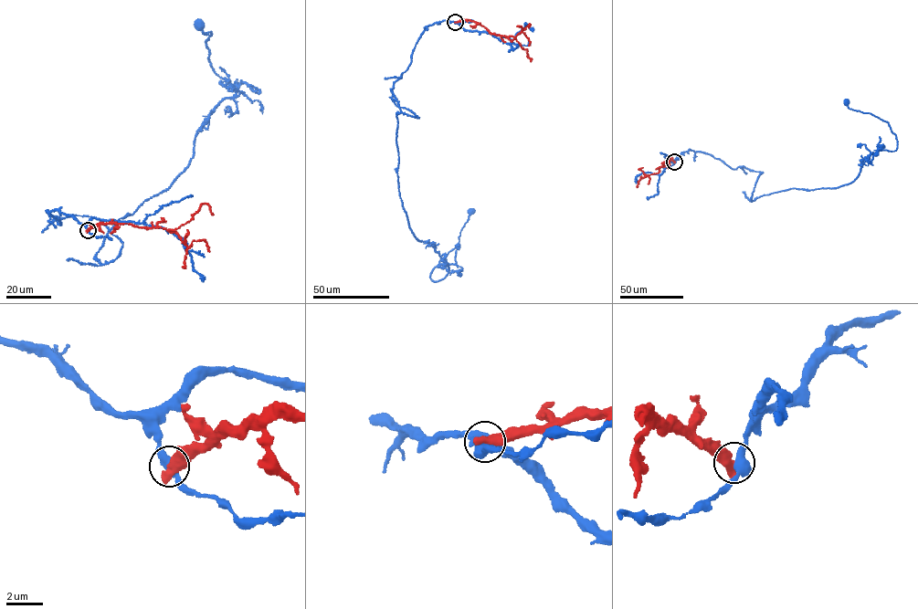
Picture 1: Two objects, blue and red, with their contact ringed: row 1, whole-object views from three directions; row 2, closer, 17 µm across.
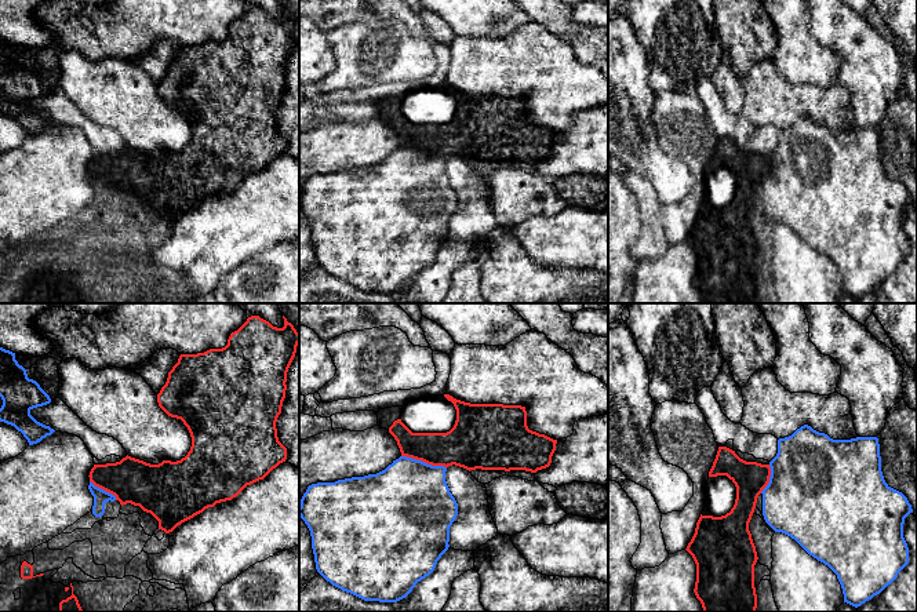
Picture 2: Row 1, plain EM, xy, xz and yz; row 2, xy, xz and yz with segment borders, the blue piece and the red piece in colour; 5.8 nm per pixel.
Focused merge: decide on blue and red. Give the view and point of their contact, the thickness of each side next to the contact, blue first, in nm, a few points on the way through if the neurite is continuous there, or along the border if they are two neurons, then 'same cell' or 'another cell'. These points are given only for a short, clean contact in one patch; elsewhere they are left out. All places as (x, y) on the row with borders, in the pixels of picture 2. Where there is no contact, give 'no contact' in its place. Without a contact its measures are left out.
xz (424, 462) | 480/240 nm | along xz (401, 455), (446, 467) | another cell

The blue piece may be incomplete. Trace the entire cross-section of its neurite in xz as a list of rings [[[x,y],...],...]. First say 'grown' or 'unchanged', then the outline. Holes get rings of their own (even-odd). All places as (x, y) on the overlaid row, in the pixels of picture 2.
unchanged; [[[400,456],[385,470],[364,477],[308,487],[301,499],[299,517],[312,536],[317,572],[332,586],[364,601],[397,602],[429,576],[448,550],[450,527],[458,516],[458,503],[445,481],[447,467]]]

